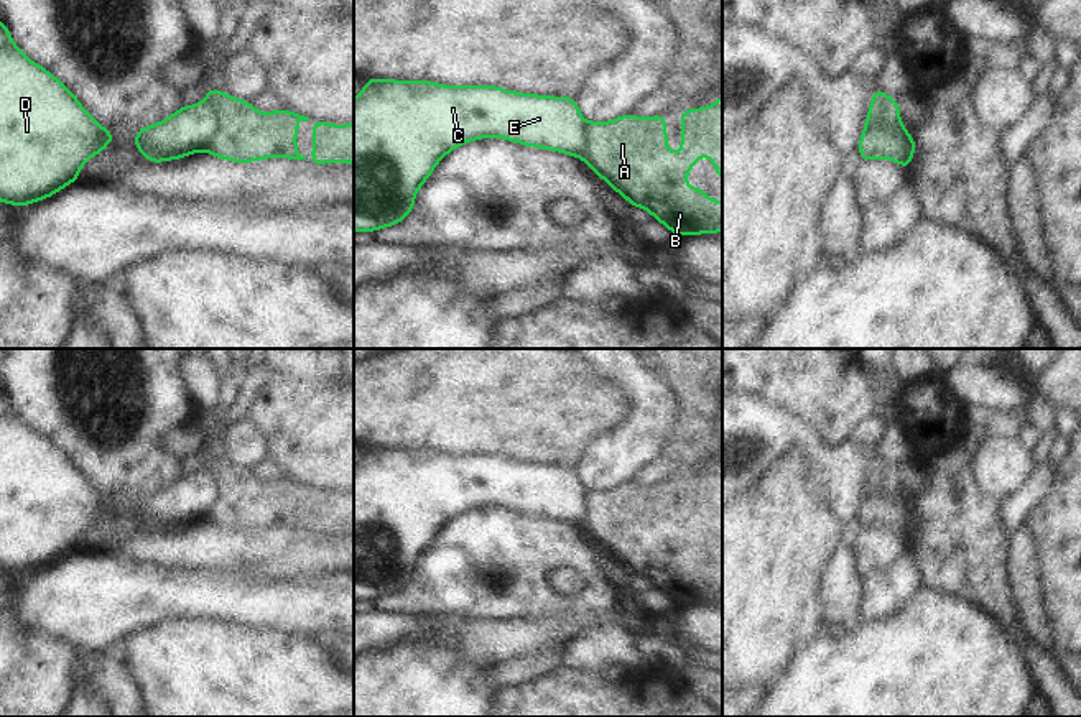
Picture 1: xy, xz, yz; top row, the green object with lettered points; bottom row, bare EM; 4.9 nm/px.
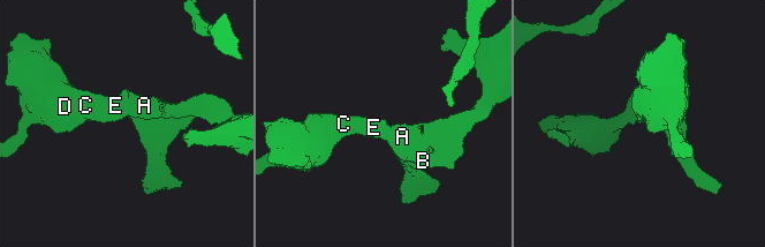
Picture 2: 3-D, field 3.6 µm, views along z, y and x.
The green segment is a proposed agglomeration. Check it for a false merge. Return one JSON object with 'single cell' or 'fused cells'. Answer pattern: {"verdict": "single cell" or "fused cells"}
{"verdict": "fused cells"}

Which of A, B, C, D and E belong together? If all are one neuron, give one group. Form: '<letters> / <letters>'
A B / C D E

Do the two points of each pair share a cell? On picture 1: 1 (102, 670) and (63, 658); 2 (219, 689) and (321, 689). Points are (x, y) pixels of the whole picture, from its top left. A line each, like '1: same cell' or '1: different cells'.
1: different cells
2: same cell

